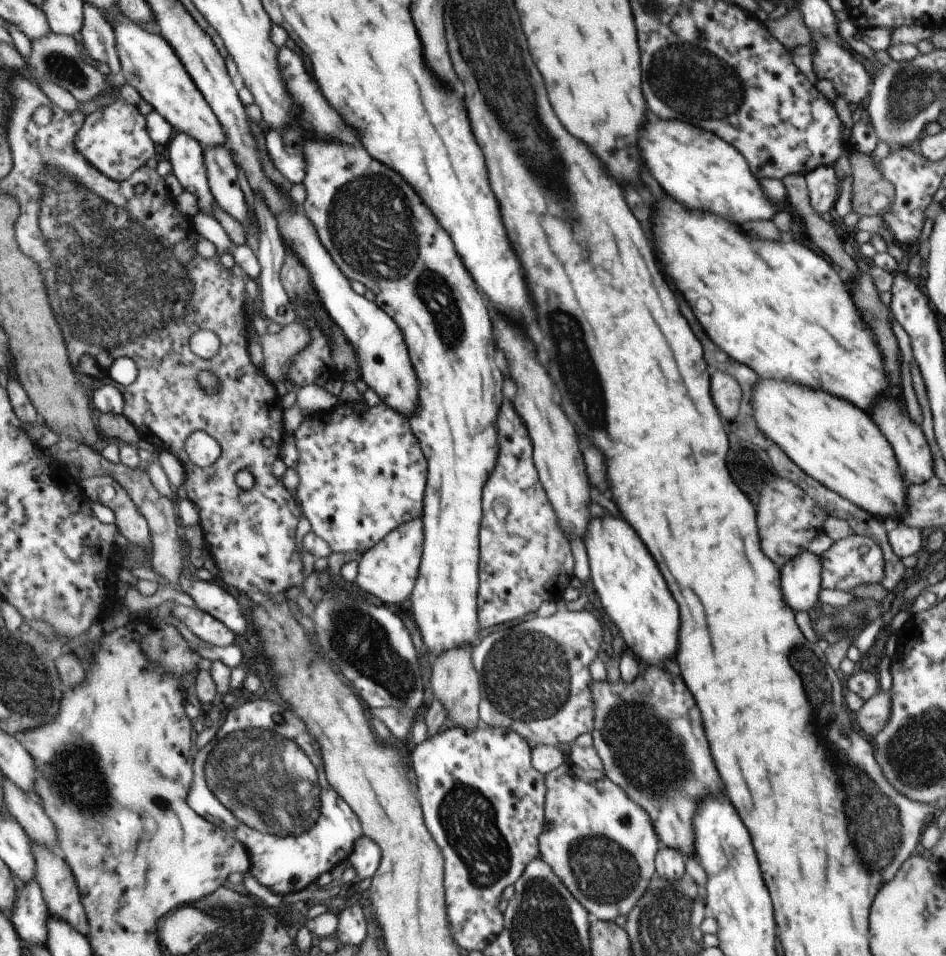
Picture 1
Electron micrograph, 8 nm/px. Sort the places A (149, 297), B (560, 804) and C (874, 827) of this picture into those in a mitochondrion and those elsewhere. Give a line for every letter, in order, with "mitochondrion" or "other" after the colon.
A: mitochondrion
B: other
C: mitochondrion

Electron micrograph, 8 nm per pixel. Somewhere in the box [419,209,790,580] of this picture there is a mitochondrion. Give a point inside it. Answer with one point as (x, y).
(579, 374)

